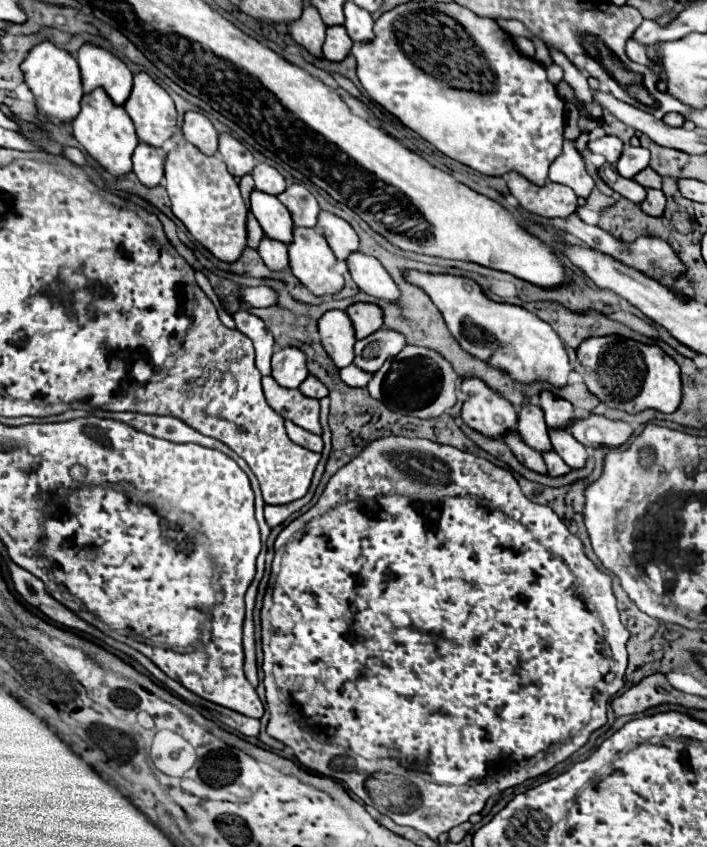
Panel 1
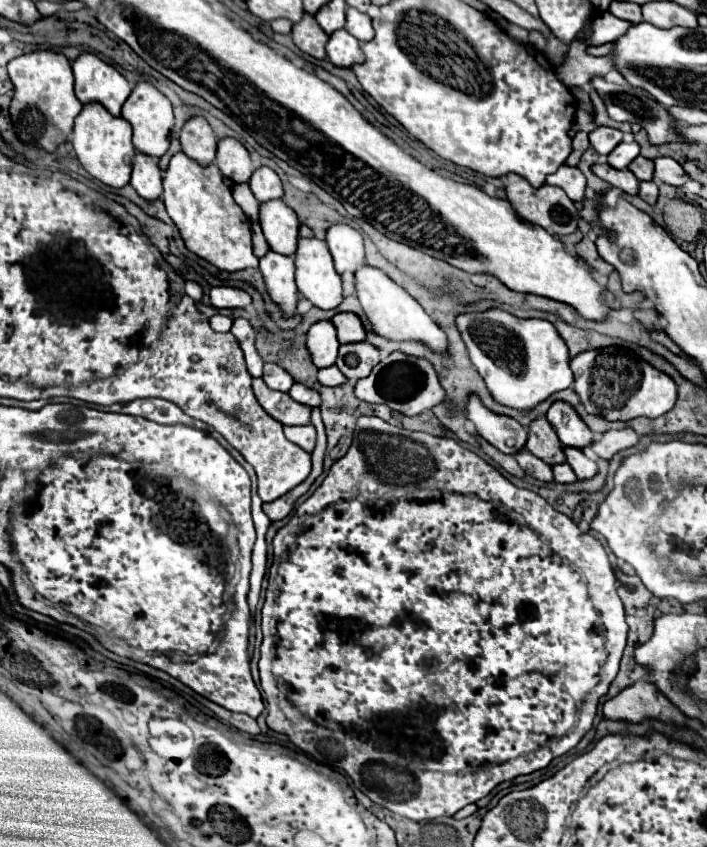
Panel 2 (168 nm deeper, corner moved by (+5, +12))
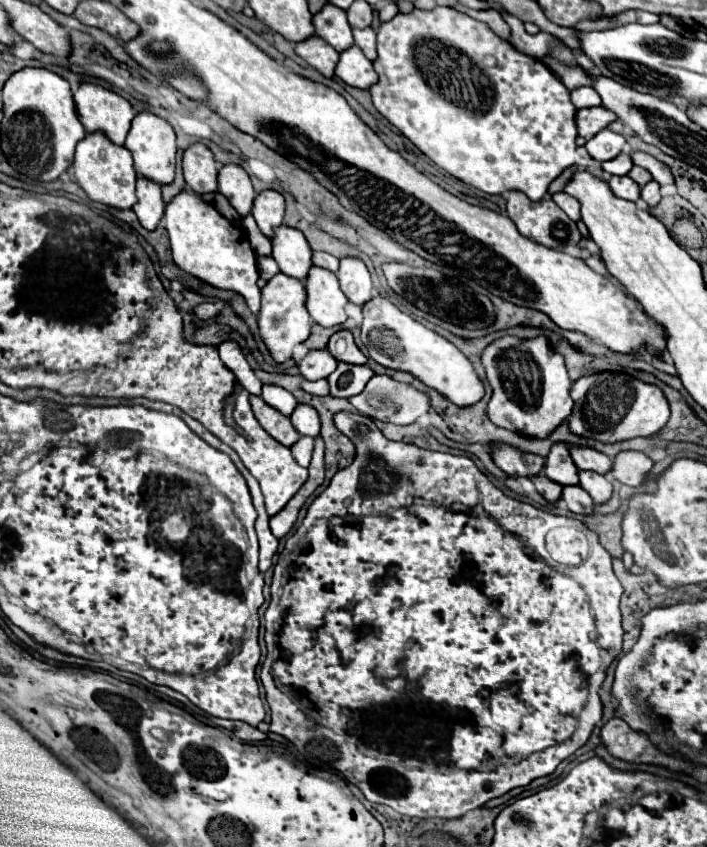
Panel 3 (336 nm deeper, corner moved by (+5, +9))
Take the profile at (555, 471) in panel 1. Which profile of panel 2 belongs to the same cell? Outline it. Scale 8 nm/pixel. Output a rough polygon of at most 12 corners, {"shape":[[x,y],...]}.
{"shape":[[554,464],[554,480],[568,484],[576,480],[570,464]]}

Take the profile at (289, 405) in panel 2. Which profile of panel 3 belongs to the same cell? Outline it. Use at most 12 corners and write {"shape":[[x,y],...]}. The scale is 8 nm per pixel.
{"shape":[[252,395],[254,417],[278,443],[292,447],[300,439],[284,419],[262,397]]}

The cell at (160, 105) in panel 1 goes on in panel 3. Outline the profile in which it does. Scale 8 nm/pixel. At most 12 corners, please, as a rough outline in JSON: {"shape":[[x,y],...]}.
{"shape":[[138,113],[124,147],[138,177],[170,185],[176,135],[168,121]]}

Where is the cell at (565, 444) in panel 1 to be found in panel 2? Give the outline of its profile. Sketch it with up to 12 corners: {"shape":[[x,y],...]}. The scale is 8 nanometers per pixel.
{"shape":[[564,446],[566,462],[578,478],[592,478],[596,462],[580,448]]}

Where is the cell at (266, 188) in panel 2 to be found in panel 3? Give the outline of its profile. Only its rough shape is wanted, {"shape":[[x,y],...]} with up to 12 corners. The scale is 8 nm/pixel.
{"shape":[[262,191],[252,207],[258,229],[272,239],[284,223],[284,197]]}

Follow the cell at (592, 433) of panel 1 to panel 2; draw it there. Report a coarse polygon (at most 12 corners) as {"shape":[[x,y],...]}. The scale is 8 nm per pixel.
{"shape":[[632,428],[606,430],[590,448],[610,460],[616,452],[638,444]]}

